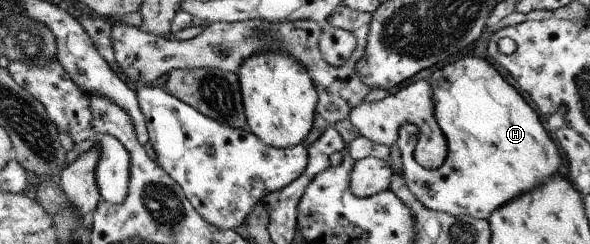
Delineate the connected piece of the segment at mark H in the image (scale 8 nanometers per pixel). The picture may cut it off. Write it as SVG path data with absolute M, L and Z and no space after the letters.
M467 56L445 64L428 79L434 90L434 117L446 140L445 162L435 170L421 167L414 159L414 148L420 137L414 124L404 124L398 130L397 147L401 149L402 177L411 194L424 206L453 216L470 216L489 220L499 207L534 191L551 180L561 167L561 153L549 133L543 128L537 113L489 63L489 59Z

